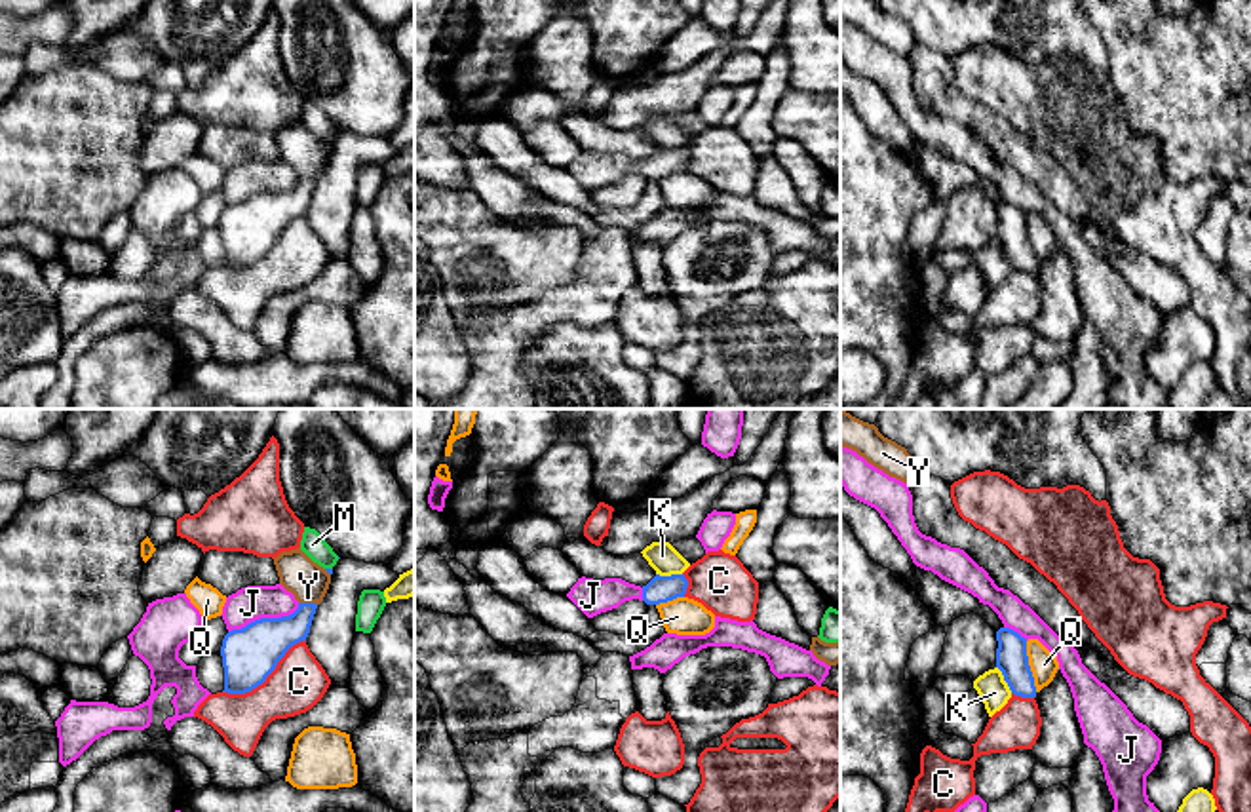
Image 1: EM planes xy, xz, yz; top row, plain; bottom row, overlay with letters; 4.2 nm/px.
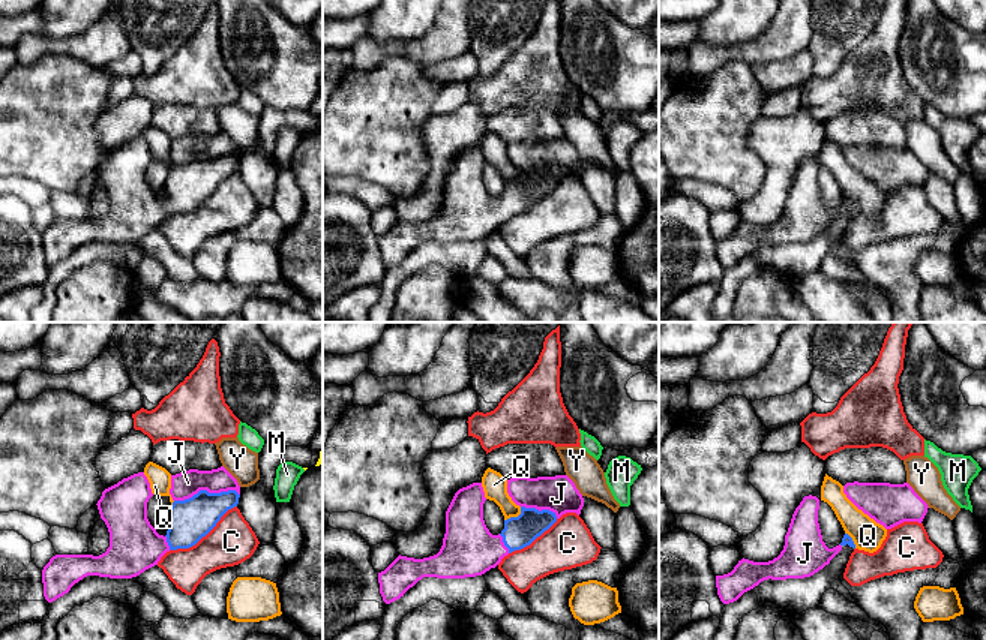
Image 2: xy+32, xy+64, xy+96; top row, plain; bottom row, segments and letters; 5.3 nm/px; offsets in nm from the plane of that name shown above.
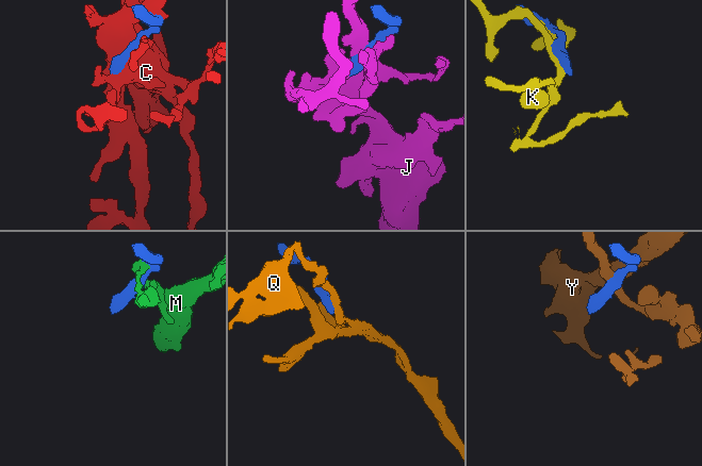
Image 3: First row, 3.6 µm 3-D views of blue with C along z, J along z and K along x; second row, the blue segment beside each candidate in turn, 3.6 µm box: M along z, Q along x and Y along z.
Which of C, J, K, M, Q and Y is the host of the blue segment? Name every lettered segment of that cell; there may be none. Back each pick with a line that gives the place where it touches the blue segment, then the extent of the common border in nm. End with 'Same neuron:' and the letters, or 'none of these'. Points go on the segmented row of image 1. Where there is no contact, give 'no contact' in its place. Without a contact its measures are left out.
J: contact xy (265, 618); length 320 nm
Same neuron: J

